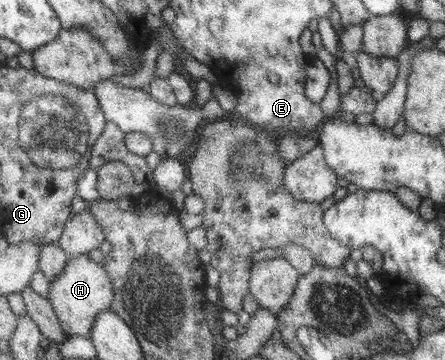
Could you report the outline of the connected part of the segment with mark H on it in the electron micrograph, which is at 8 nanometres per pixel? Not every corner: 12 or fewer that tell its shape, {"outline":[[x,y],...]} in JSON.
{"outline":[[69,257],[50,281],[63,331],[88,338],[114,305],[106,266]]}

